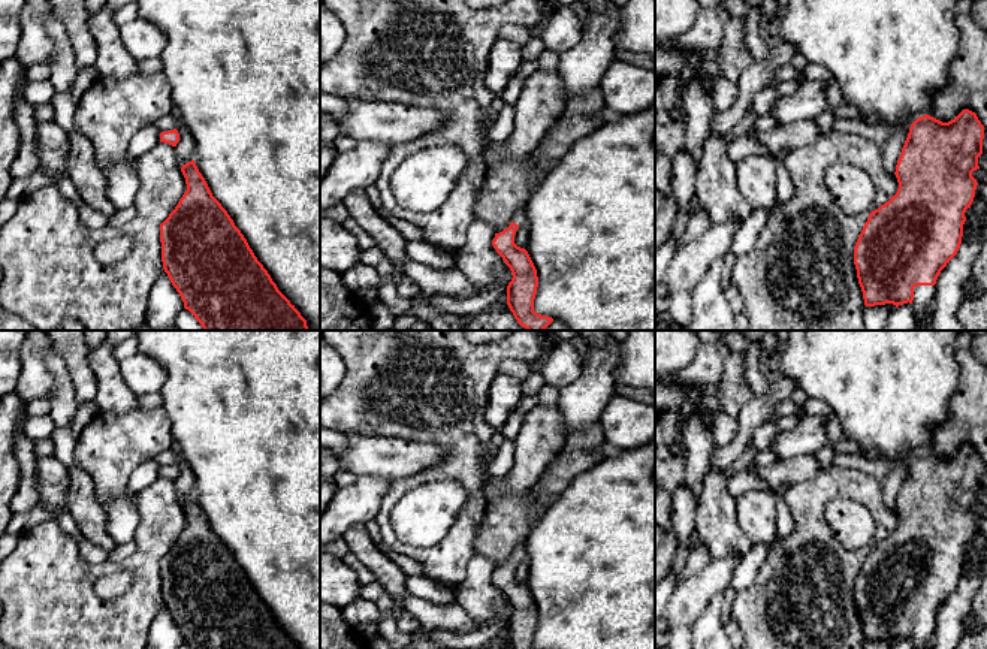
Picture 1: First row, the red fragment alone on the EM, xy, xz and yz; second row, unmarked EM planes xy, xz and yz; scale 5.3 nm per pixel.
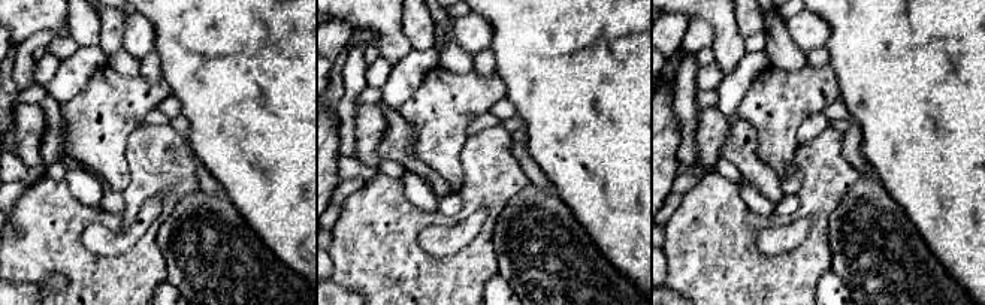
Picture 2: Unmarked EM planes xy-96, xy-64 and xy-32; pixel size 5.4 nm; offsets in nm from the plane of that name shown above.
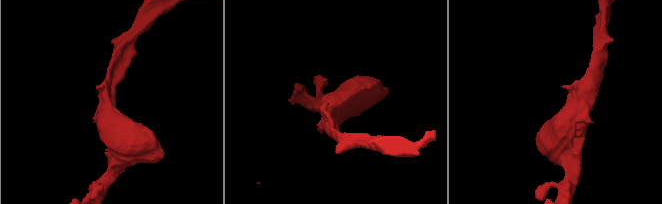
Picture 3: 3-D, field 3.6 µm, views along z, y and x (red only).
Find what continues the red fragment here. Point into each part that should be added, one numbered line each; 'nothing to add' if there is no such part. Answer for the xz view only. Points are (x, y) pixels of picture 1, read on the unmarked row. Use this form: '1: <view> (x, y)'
1: xz (519, 554)

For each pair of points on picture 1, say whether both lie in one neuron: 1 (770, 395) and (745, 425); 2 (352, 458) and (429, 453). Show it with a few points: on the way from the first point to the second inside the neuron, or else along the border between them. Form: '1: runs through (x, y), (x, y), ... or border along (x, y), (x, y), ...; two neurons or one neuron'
1: runs through (766, 403), (751, 417); one neuron
2: runs through (371, 458), (410, 456); one neuron

